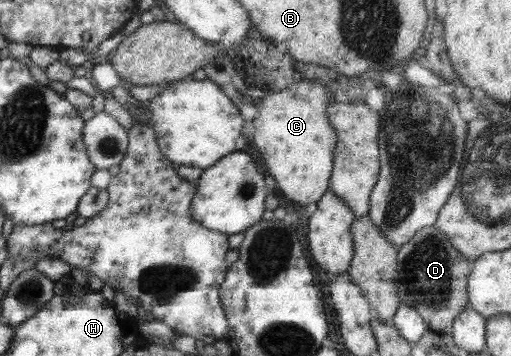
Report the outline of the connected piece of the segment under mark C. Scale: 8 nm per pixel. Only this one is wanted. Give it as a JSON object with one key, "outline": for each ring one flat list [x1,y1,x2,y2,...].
{"outline":[[298,79,286,89,267,94,257,106,257,116,253,120,253,146,263,158,263,166,267,160,267,172,273,176,276,187,288,198,301,206,312,208,328,190,332,175,332,159,336,151,336,131,325,118,325,110,333,101,333,96,318,80]]}

